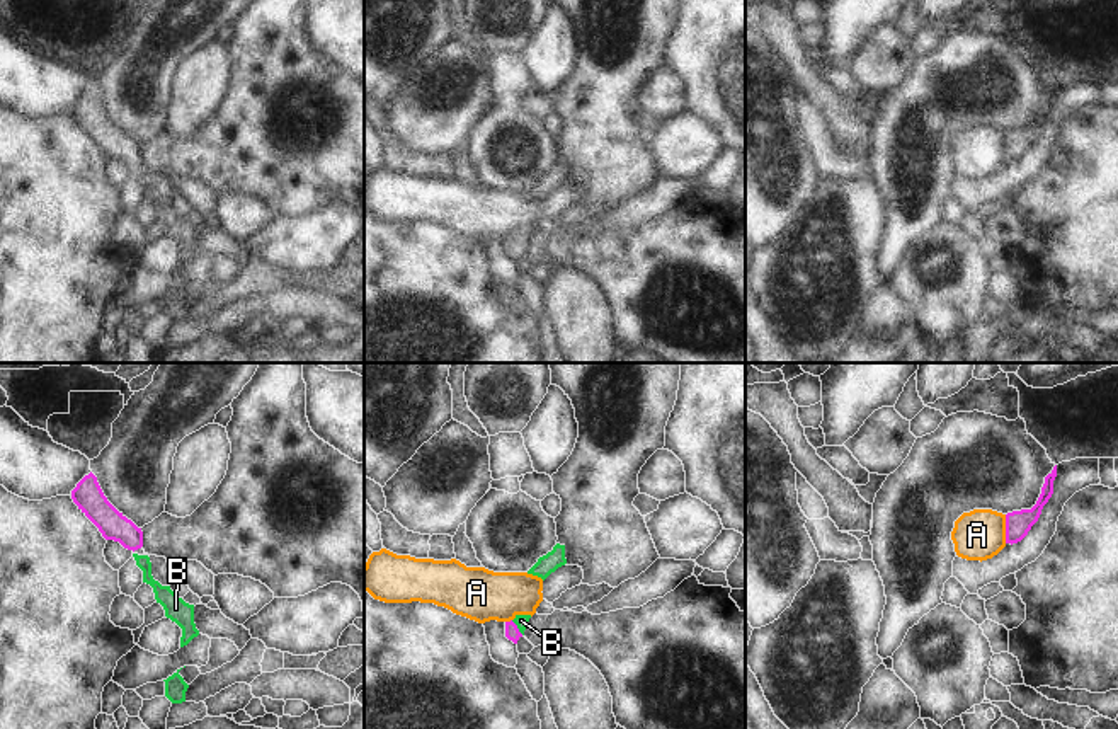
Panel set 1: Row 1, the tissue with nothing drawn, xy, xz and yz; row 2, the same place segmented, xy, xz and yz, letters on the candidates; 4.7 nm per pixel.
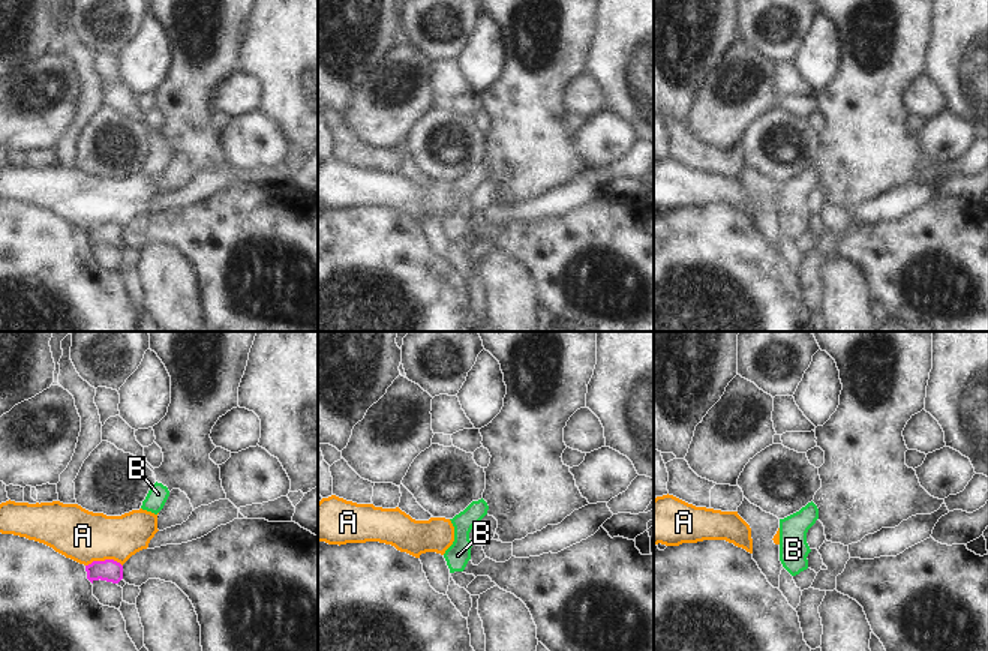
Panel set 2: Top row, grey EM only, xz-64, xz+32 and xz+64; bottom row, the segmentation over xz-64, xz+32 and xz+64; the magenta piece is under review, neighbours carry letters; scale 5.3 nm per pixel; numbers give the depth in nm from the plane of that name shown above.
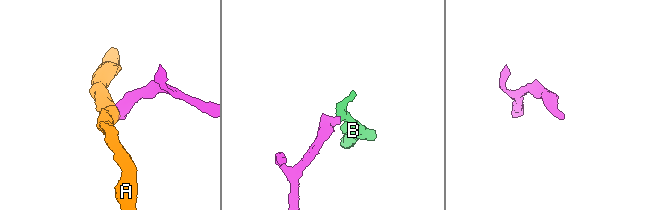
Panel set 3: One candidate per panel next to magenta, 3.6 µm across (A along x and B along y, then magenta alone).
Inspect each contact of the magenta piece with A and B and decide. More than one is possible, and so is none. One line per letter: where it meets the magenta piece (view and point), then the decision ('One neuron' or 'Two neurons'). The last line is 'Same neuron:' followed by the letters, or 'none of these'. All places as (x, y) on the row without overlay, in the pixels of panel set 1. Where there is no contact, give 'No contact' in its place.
A: Touches magenta at yz (1006, 147). Two neurons
B: Touches magenta at xz (516, 246). One neuron
Same neuron: B.

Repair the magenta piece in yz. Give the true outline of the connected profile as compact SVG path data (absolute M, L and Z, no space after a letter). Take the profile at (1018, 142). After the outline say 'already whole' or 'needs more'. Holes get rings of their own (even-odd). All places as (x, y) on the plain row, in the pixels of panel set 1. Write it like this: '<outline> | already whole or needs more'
M1057 83L1053 89L1045 95L1045 102L1041 106L1041 112L1036 123L1031 128L1012 129L1006 133L1006 162L1018 162L1021 160L1031 145L1038 140L1043 124L1053 112L1053 99L1057 95Z | already whole

